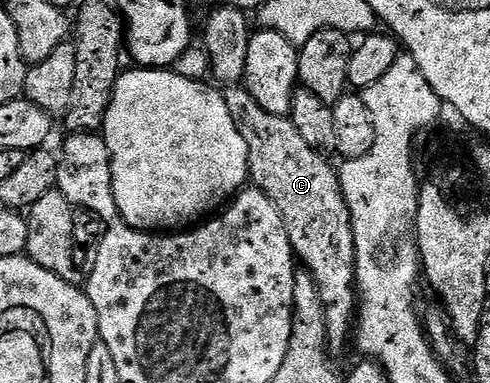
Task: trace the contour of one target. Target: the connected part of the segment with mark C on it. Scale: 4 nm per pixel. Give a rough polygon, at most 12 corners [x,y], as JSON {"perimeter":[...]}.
{"perimeter":[[225,92],[250,179],[351,342],[356,245],[331,160],[294,120]]}

